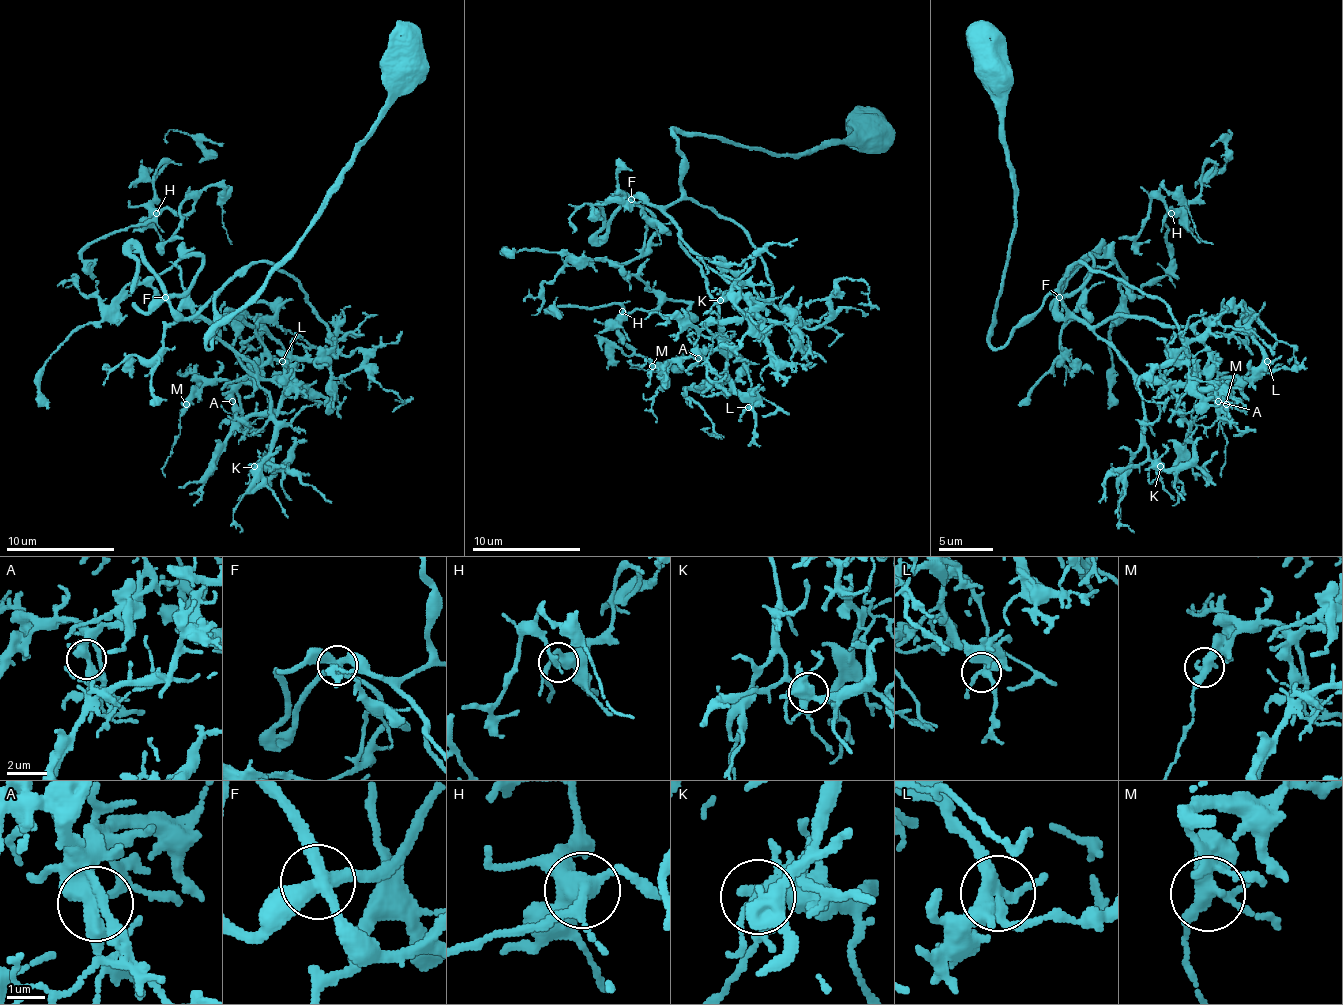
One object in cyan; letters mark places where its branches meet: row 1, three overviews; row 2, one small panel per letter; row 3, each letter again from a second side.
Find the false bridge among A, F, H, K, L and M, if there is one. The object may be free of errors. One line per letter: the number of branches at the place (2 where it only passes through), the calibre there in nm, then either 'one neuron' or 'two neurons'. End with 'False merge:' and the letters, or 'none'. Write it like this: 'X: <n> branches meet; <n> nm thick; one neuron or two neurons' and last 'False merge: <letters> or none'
A: 4 branches meet; 360 nm thick; one neuron
F: 4 branches meet; 360 nm thick; one neuron
H: 4 branches meet; 360 nm thick; one neuron
K: 4 branches meet; 340 nm thick; one neuron
L: 4 branches meet; 320 nm thick; one neuron
M: 4 branches meet; 360 nm thick; one neuron
False merge: none

